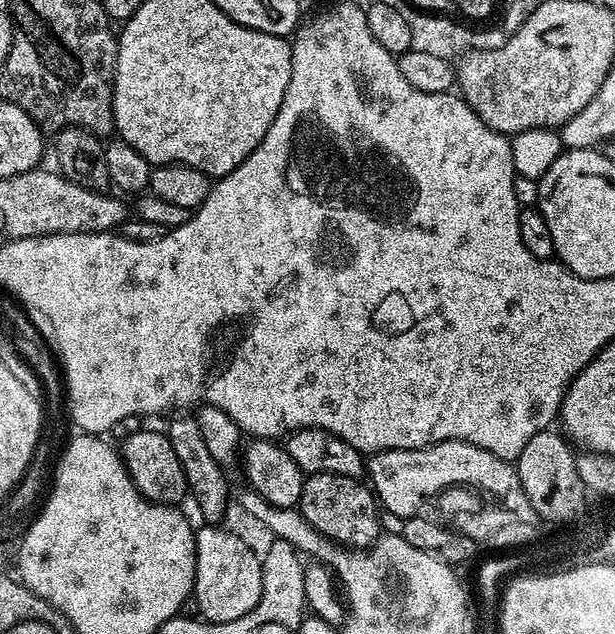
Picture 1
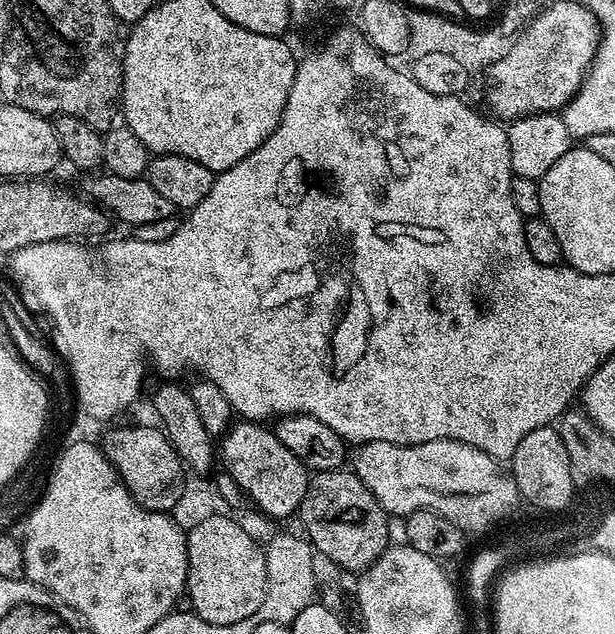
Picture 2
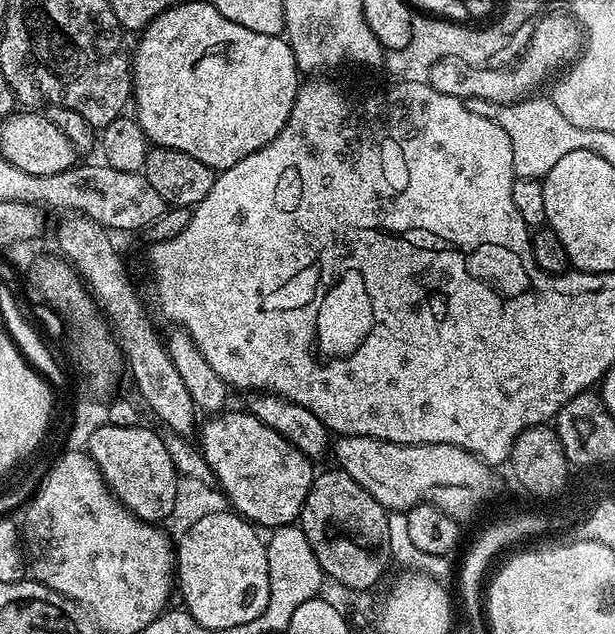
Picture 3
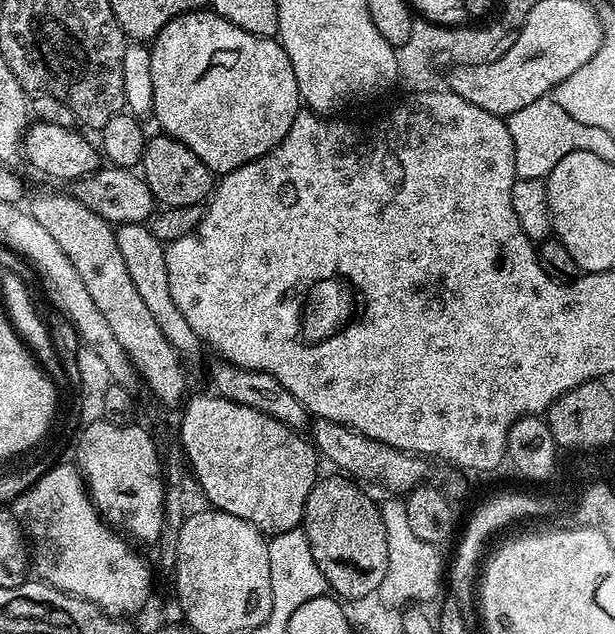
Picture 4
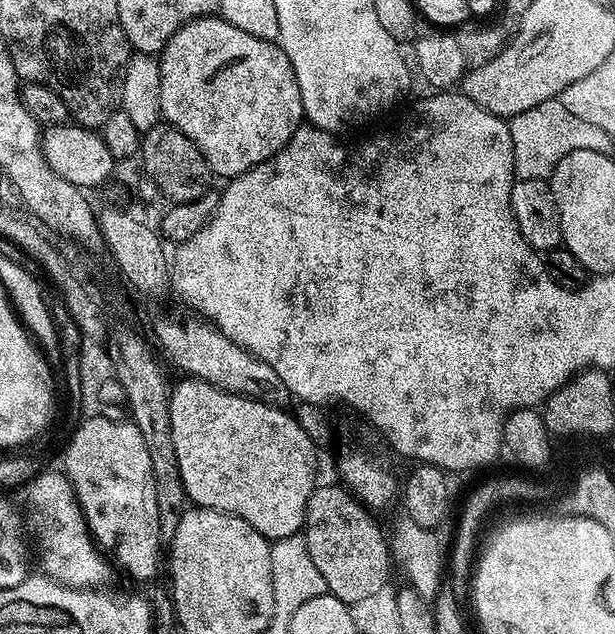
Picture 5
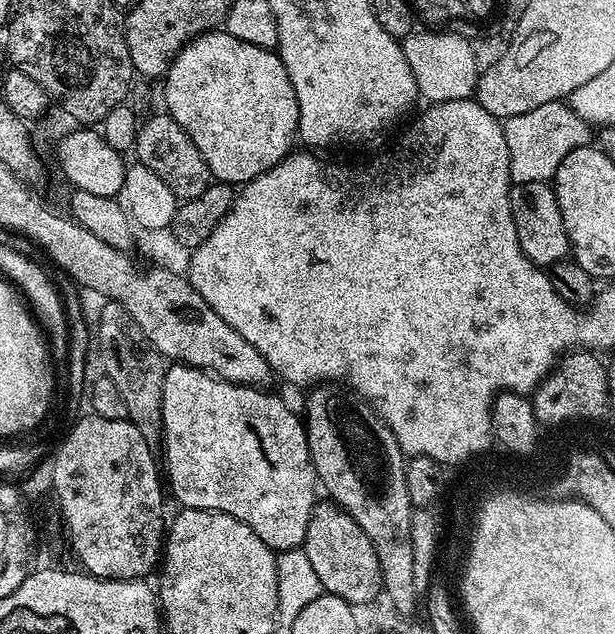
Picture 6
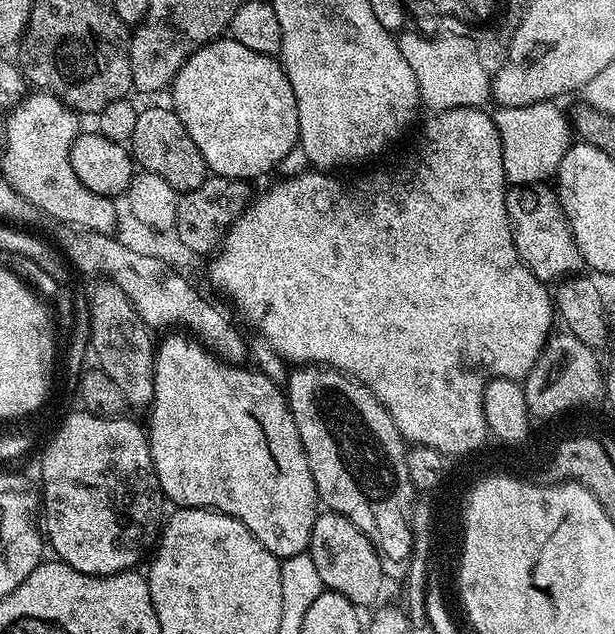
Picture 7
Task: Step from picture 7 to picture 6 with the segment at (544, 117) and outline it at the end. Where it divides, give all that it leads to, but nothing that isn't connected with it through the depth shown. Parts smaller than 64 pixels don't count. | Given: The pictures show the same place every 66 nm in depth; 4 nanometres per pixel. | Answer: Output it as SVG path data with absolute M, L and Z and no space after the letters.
M555 100L538 110L526 110L526 114L512 116L503 121L506 134L506 150L510 150L510 174L513 184L551 181L556 175L562 158L579 148L589 147L594 140L593 125L588 124L567 103Z

